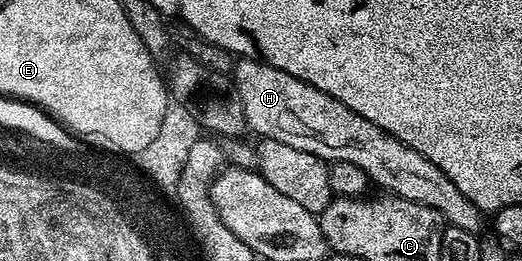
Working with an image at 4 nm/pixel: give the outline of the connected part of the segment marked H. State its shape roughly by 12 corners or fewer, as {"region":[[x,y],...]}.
{"region":[[258,59],[232,81],[258,137],[360,165],[383,192],[481,232],[428,157]]}

